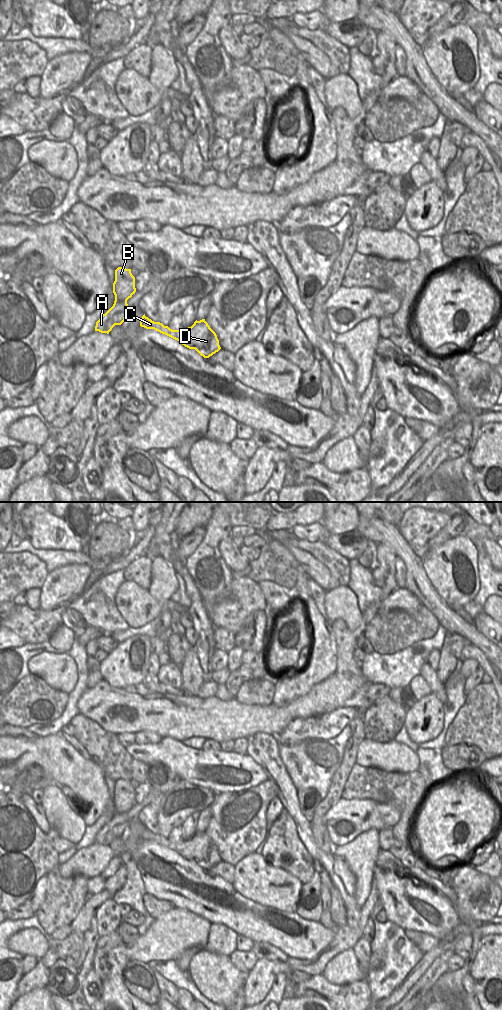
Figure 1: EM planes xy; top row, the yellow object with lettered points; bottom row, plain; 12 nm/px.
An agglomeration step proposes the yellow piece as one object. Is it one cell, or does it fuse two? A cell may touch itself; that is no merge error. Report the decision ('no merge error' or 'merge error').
merge error

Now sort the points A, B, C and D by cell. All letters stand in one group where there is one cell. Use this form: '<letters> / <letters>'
A / B C D

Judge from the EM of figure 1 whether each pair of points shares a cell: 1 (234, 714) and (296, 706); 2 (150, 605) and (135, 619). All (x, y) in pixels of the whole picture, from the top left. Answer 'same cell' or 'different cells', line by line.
1: same cell
2: same cell

